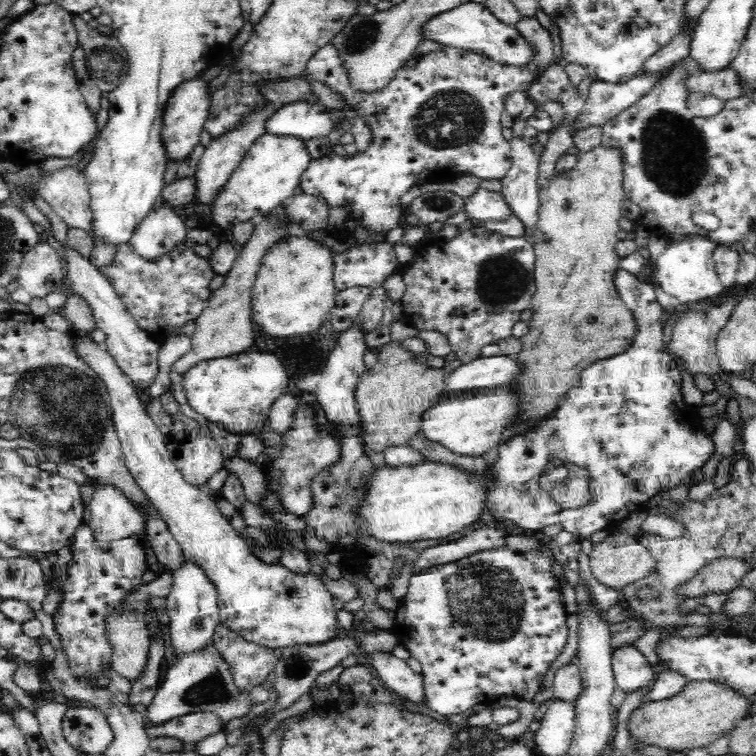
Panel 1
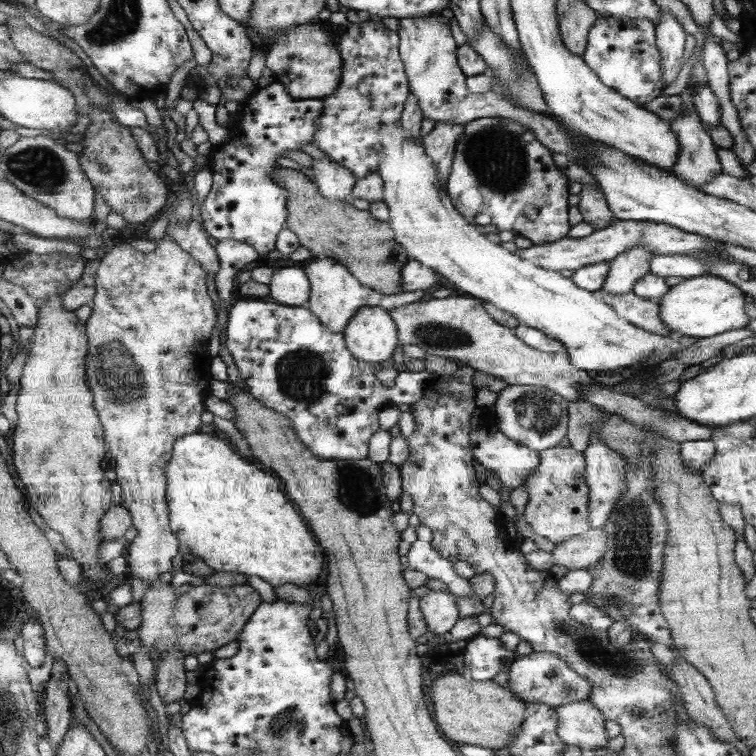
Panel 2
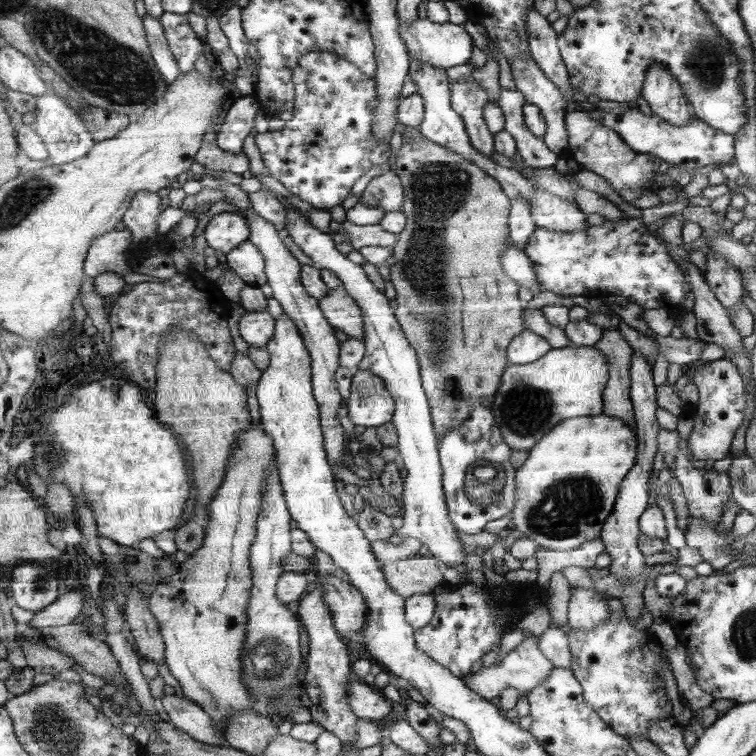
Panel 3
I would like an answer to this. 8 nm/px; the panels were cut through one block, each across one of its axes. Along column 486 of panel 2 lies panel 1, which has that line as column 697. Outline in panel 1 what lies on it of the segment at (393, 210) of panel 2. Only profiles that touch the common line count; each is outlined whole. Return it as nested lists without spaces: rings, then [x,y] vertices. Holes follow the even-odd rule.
[[[709,236],[684,239],[681,242],[668,242],[667,246],[658,257],[656,262],[656,278],[659,286],[670,296],[675,296],[680,302],[698,304],[710,298],[720,296],[725,286],[720,282],[713,257],[716,241]]]

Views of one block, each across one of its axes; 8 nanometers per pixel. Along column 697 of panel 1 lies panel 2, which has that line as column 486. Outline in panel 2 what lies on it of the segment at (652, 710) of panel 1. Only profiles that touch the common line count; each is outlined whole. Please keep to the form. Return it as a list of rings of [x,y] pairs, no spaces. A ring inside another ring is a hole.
[[[446,672],[438,680],[432,682],[431,688],[436,720],[439,721],[440,728],[443,728],[444,735],[456,743],[489,749],[506,748],[514,740],[512,734],[518,732],[524,723],[527,703],[512,694],[512,691],[502,688],[493,681],[478,681],[472,678],[464,678],[458,672]]]

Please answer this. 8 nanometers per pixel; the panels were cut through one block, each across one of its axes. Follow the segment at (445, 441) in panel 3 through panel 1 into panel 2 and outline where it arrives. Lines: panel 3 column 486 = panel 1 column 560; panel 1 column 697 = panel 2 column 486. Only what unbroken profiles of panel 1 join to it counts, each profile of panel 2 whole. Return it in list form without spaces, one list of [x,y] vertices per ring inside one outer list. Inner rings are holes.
[[[482,410],[480,417],[479,424],[476,426],[473,423],[469,433],[476,460],[508,490],[524,486],[531,473],[539,467],[541,462],[539,452],[536,449],[528,449],[526,445],[520,445],[518,441],[512,441],[499,430],[499,426],[492,426],[496,424],[495,410]]]

